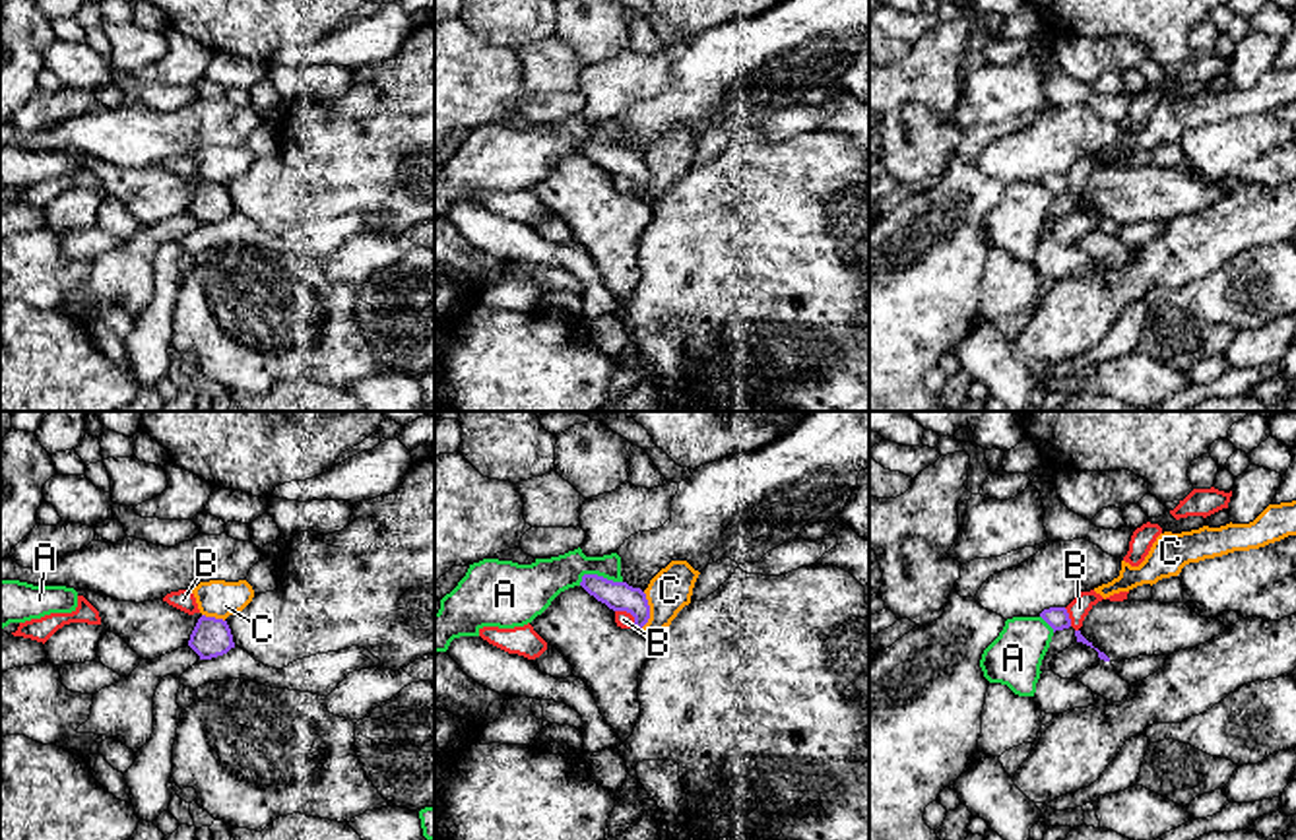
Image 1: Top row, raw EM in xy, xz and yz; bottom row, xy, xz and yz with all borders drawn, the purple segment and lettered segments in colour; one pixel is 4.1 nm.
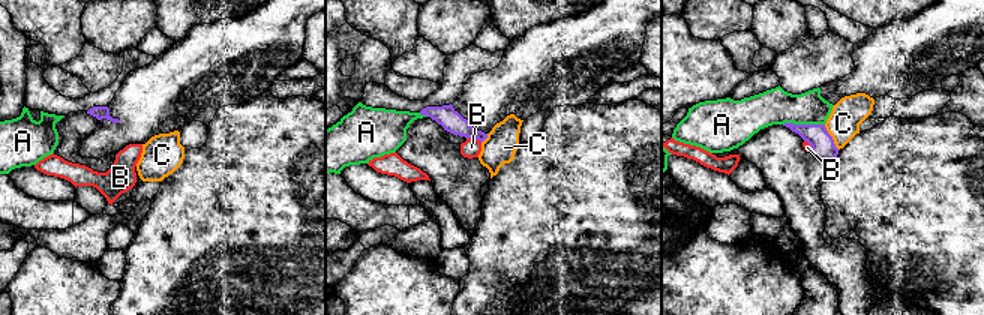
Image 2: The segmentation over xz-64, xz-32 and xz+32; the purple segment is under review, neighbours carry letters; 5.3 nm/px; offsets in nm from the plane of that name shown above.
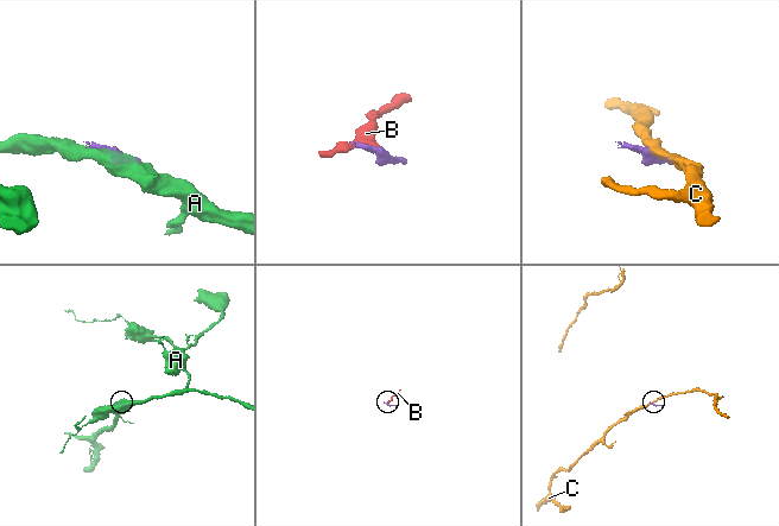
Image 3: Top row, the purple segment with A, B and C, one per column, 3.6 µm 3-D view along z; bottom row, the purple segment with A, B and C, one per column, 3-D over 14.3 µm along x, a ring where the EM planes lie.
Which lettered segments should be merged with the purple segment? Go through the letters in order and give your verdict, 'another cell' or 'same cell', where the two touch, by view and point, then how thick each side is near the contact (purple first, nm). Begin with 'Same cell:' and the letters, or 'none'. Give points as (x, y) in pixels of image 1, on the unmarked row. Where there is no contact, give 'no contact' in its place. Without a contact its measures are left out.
Same cell: none
A: another cell; contact xz (598, 142); calibres 120 and 180 nm
B: another cell; contact xz (629, 177); calibres 120 and 70 nm
C: another cell; contact xz (648, 177); calibres 120 and 180 nm

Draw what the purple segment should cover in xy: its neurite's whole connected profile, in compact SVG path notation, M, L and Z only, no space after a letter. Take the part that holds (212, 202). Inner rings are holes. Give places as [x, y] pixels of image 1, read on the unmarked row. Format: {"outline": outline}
{"outline": "M202 180L190 200L188 211L200 225L211 225L235 213L227 186Z"}

